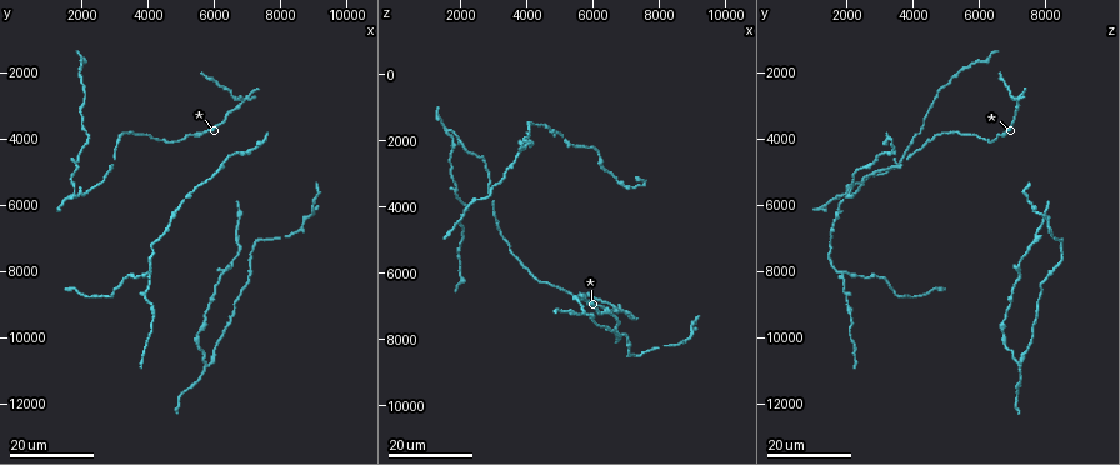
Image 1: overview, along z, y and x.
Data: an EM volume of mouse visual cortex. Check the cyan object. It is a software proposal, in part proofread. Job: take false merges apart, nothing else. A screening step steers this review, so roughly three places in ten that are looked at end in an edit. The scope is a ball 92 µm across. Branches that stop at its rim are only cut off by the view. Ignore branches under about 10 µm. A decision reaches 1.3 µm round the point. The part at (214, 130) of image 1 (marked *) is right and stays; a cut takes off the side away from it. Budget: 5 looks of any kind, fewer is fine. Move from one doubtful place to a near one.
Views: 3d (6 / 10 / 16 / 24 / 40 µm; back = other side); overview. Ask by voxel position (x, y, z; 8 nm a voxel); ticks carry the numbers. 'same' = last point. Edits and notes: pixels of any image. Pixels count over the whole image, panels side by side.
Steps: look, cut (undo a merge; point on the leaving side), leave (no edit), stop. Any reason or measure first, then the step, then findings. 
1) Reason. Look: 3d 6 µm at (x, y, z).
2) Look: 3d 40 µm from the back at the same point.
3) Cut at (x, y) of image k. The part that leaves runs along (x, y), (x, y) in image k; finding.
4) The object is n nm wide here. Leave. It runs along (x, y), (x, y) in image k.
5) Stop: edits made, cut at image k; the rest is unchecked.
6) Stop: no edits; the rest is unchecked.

Four-way junction. Look: 3d 24 µm at (6900, 2800, 7100).

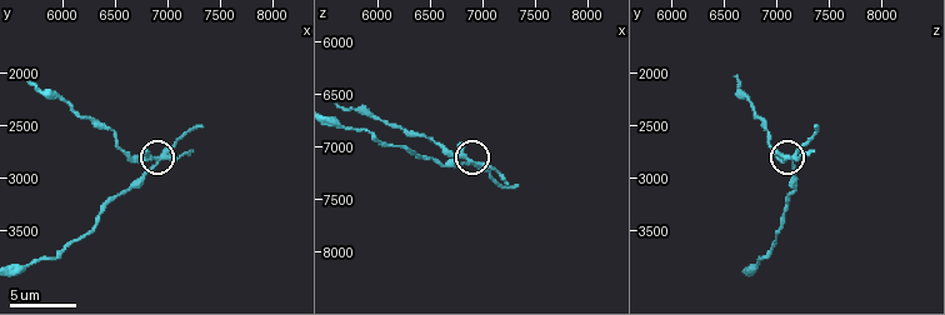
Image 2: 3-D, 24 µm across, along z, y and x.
Look: 3d 6 µm at (6840, 2800, 7120).

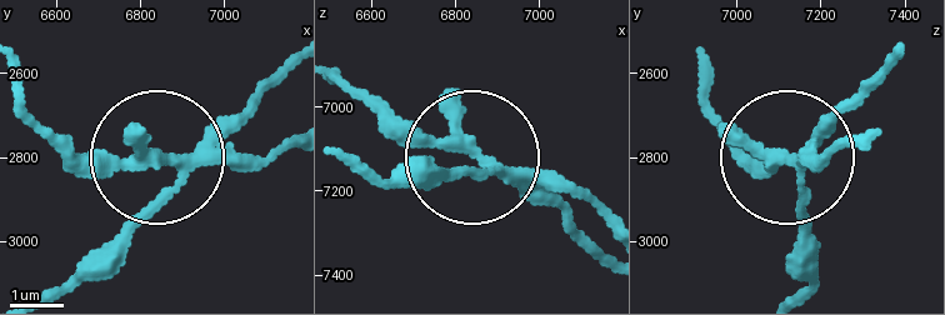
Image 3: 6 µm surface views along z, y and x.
Cut at (138, 149) of image 3. The part that leaves runs along (190, 160), (74, 155), (20, 93) in image 3; a second neuron is stuck on.

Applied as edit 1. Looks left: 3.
Three-way junction. Look: 3d 16 µm at (5700, 10900, 7200).

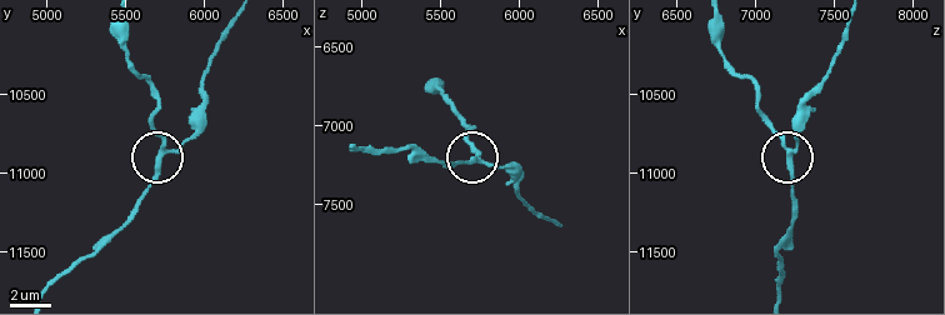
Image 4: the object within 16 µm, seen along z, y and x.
Look: 3d 6 µm at (5760, 10860, 7220).

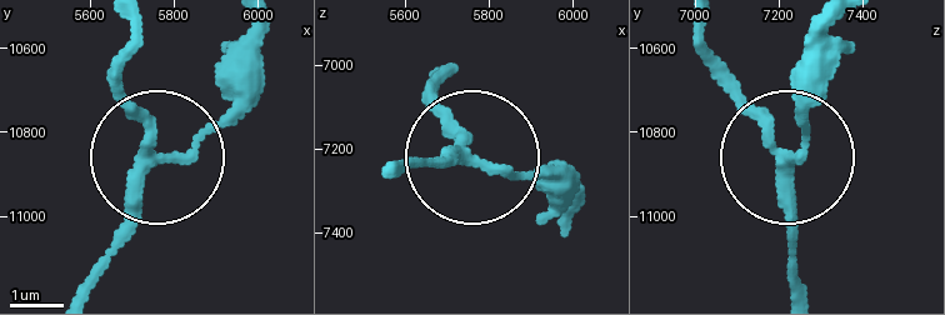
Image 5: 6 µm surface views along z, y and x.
3 arms meet here. Leave. It runs along (701, 26), (710, 68), (773, 148), (795, 278) in image 5; continuous, no second neuron.

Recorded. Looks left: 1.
Stop: edits made, cut at image 3; the rest is unchecked.

